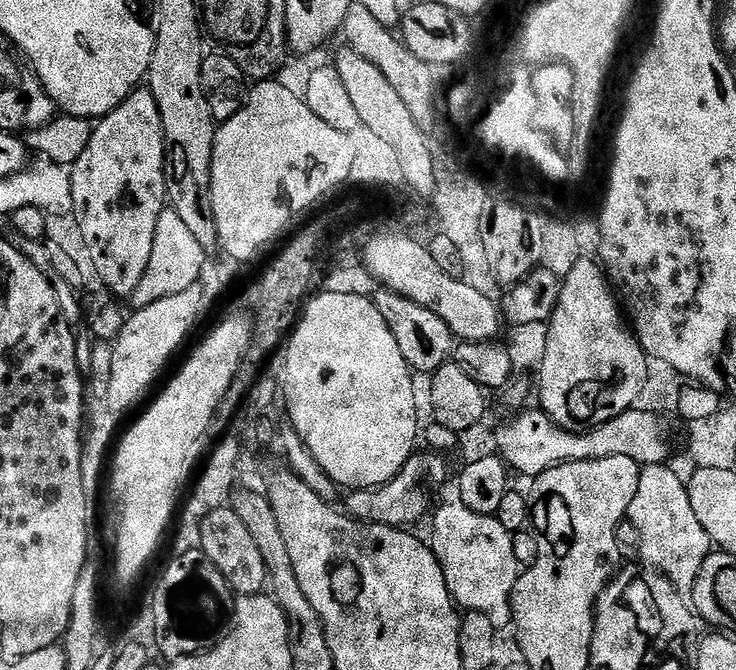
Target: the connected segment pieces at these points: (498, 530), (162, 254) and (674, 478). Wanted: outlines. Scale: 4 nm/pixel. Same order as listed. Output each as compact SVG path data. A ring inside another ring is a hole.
M459 502L444 504L431 513L432 540L430 547L442 566L446 586L452 599L465 613L477 612L487 618L497 630L511 629L512 595L522 571L516 557L513 533L502 526L495 516L474 514Z
M165 208L158 218L156 232L152 246L152 256L148 262L148 268L140 280L136 290L128 298L134 310L144 309L161 298L173 294L180 294L187 287L192 286L200 277L201 271L208 262L205 249L203 249L194 234L183 224L182 218L178 217L176 211Z
M667 463L645 464L641 467L638 494L634 494L634 502L630 502L626 520L629 525L632 523L640 539L640 556L644 559L641 561L647 567L661 572L681 594L688 594L696 584L702 562L706 562L714 545L706 530L702 530L702 522L698 522L694 506L690 506L685 477L680 477L668 467Z

